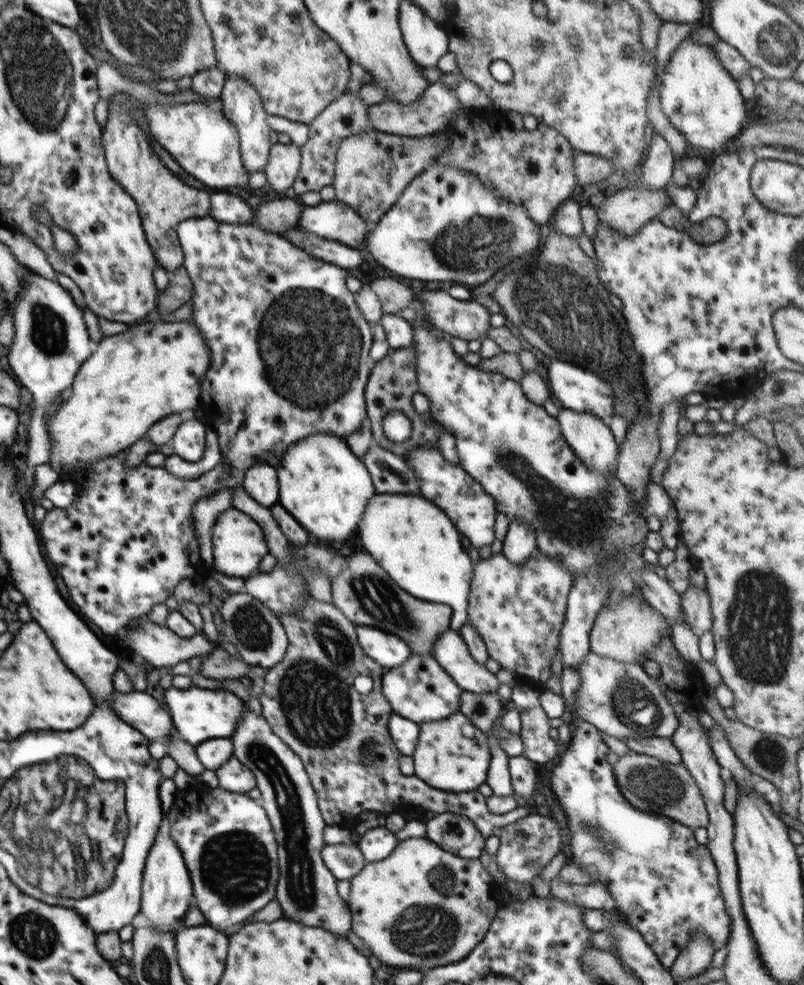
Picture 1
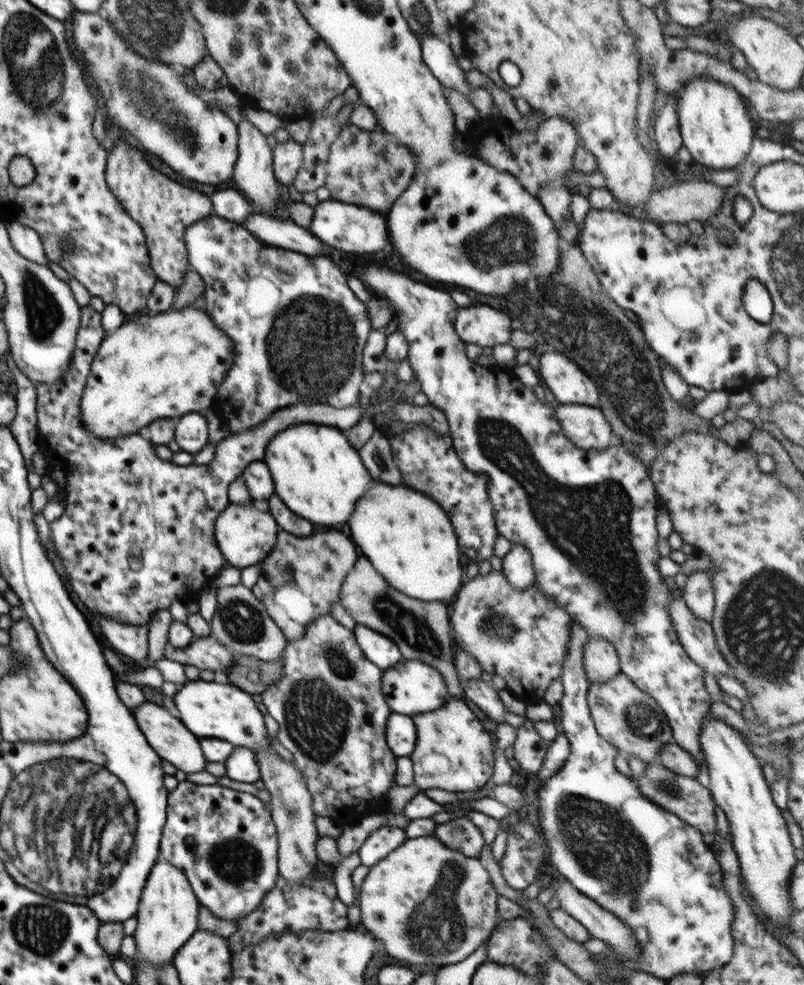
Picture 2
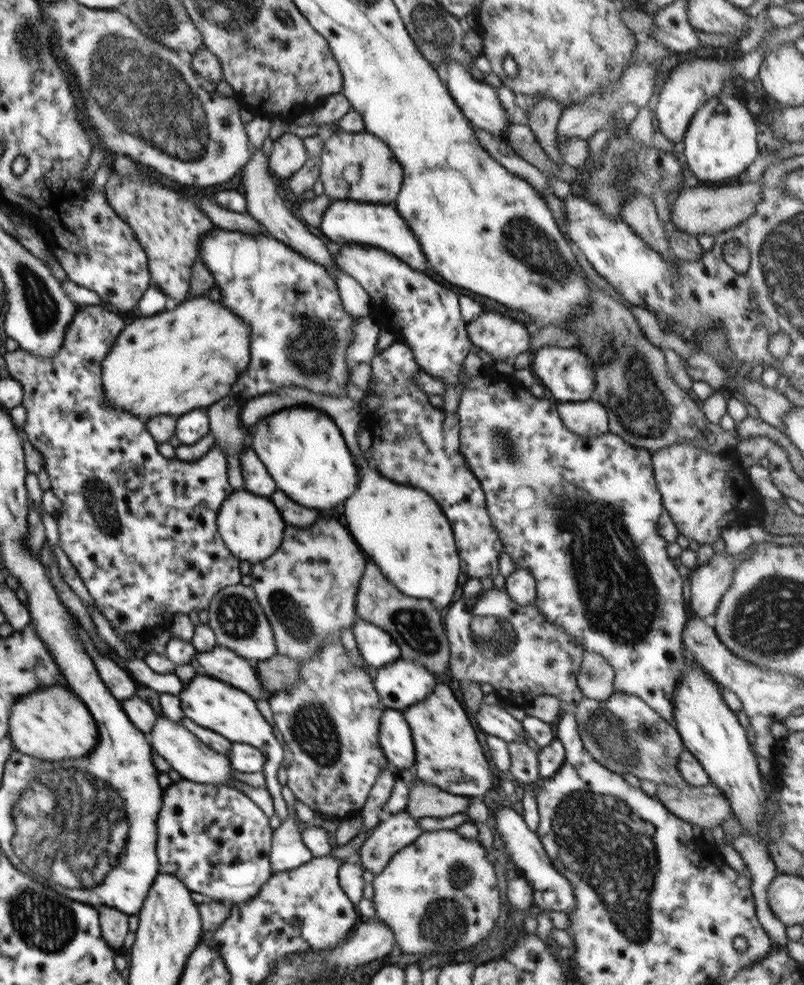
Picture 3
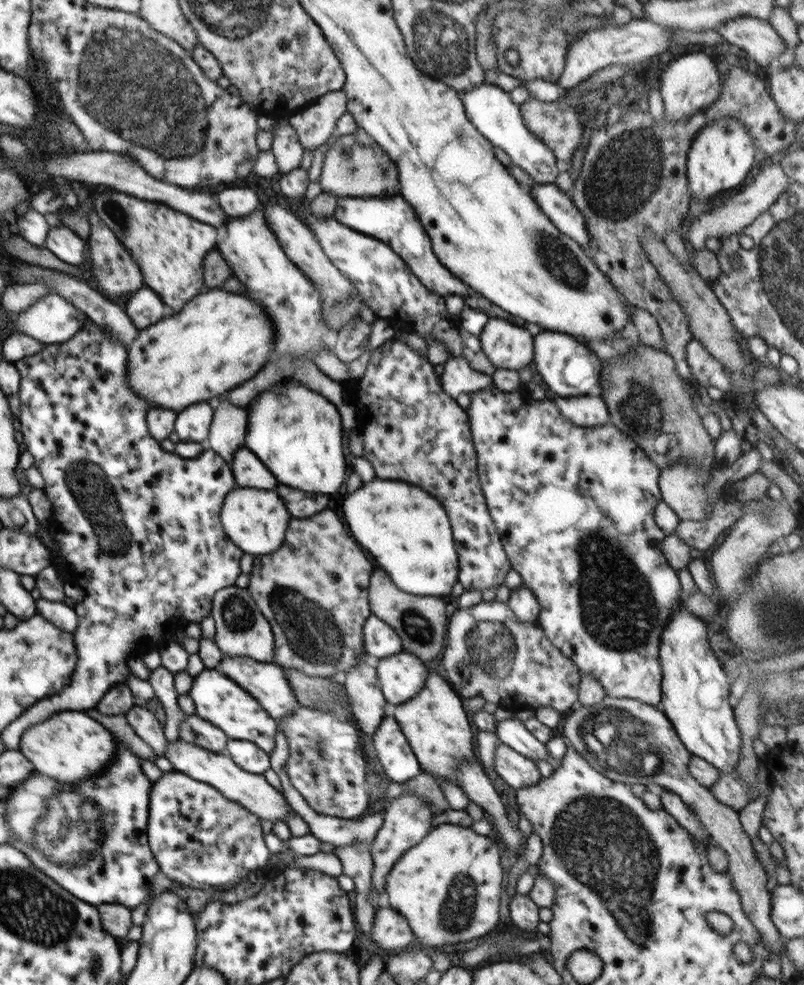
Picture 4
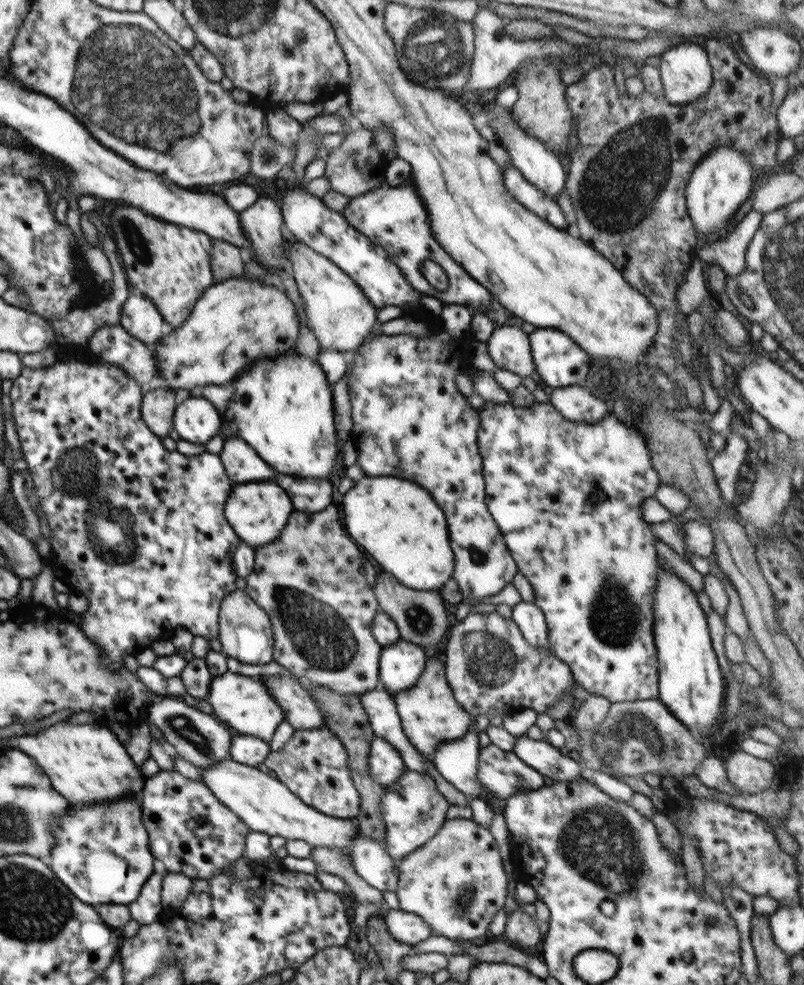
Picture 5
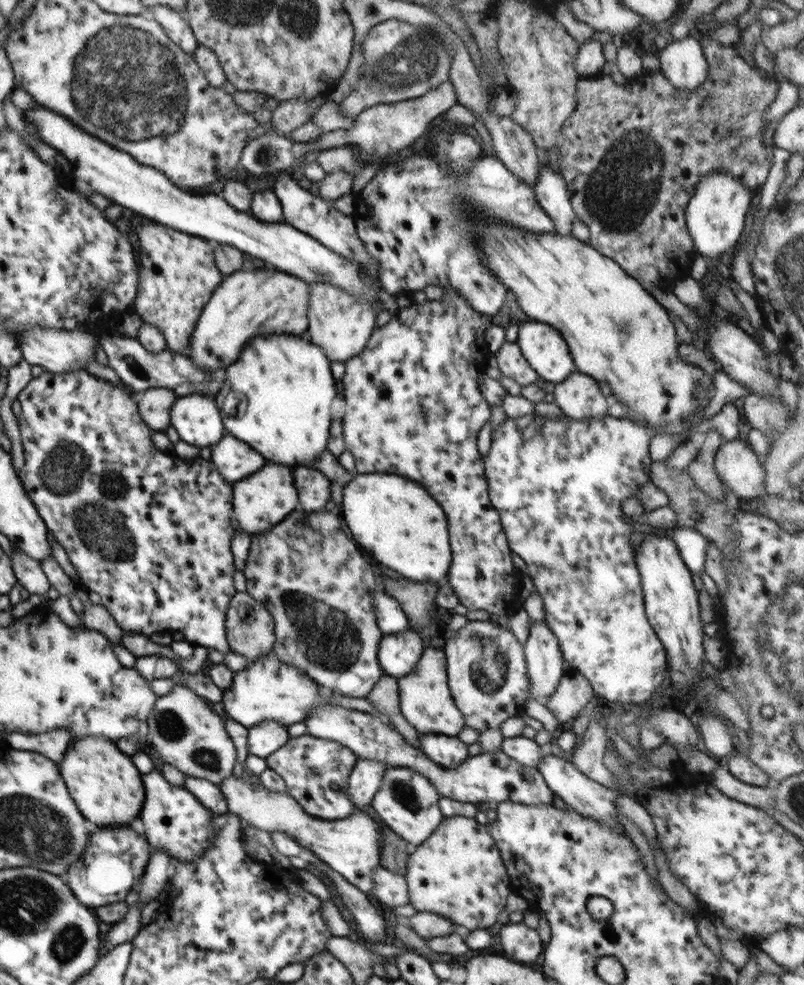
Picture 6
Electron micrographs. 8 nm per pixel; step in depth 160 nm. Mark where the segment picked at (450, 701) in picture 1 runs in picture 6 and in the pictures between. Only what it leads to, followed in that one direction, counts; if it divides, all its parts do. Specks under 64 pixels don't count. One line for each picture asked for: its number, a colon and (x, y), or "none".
2: (411, 687)
3: (400, 684)
4: (401, 675)
5: (400, 664)
6: (397, 655)

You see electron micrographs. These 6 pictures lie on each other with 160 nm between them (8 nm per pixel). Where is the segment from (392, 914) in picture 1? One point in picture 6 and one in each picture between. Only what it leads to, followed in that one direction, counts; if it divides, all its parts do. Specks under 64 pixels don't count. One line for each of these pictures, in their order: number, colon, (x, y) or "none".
2: (428, 904)
3: (440, 894)
4: (447, 887)
5: (456, 882)
6: (458, 873)

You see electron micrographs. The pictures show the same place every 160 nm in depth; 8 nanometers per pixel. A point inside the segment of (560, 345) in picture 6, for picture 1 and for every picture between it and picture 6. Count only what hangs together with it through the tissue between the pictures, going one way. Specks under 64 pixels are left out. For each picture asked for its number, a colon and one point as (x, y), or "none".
1: (582, 391)
2: (568, 383)
3: (566, 374)
4: (569, 368)
5: (560, 362)

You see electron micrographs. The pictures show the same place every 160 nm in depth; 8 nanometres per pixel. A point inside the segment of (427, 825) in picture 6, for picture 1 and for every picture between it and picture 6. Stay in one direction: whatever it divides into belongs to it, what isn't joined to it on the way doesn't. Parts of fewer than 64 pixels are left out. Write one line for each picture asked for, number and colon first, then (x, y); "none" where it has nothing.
1: (377, 843)
2: (386, 839)
3: (396, 831)
4: (406, 821)
5: (413, 809)

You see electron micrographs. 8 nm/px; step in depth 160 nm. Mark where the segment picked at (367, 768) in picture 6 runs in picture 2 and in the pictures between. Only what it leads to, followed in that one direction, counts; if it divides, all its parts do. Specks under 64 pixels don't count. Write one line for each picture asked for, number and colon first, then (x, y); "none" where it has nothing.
2: (401, 735)
3: (395, 737)
4: (393, 751)
5: (385, 765)

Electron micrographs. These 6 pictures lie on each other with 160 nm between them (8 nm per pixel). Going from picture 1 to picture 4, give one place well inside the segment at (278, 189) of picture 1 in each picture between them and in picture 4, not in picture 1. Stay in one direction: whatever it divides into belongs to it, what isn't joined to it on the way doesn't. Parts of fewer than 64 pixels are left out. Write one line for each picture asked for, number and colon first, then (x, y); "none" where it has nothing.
2: (288, 156)
3: (288, 155)
4: (286, 147)

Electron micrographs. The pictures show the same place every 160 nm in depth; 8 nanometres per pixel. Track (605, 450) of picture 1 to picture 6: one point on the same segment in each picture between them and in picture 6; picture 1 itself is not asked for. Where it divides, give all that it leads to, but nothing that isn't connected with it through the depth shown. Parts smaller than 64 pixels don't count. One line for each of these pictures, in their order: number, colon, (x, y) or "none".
2: (586, 426)
3: (589, 419)
4: (584, 411)
5: (575, 402)
6: (579, 397)

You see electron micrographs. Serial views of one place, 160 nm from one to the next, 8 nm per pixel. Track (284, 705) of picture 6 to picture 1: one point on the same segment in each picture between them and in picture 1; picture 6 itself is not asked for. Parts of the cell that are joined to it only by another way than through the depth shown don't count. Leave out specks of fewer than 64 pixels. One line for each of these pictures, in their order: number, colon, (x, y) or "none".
1: (198, 714)
2: (208, 709)
3: (211, 703)
4: (222, 701)
5: (247, 706)

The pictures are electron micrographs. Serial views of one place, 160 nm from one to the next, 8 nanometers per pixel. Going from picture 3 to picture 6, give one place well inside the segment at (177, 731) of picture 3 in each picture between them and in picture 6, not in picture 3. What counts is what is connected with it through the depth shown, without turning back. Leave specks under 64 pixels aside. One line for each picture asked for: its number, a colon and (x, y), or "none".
4: (252, 791)
5: (264, 804)
6: (351, 846)

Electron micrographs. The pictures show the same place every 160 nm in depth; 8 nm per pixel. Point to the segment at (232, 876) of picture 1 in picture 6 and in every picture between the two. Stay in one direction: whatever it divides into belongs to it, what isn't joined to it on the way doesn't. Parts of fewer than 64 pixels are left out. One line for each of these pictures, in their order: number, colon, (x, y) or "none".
2: (225, 841)
3: (215, 839)
4: (199, 838)
5: (190, 831)
6: (176, 822)

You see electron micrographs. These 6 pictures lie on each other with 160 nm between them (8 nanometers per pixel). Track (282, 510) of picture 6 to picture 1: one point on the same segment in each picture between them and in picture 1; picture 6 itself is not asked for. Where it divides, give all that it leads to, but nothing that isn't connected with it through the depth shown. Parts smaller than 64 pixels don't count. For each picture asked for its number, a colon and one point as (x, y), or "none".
1: (239, 544)
2: (245, 535)
3: (249, 524)
4: (256, 520)
5: (257, 512)

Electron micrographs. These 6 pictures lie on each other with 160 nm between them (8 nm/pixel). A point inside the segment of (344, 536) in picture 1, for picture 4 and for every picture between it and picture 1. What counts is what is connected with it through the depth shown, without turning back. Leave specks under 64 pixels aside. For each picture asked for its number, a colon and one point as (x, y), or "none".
2: (319, 475)
3: (305, 452)
4: (296, 432)

